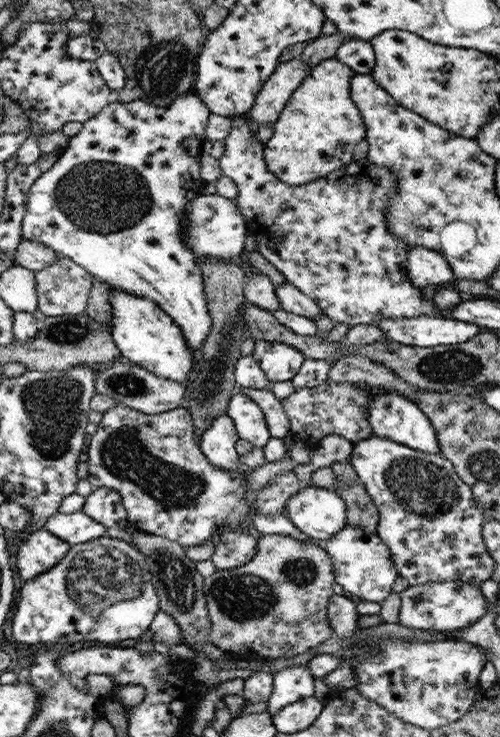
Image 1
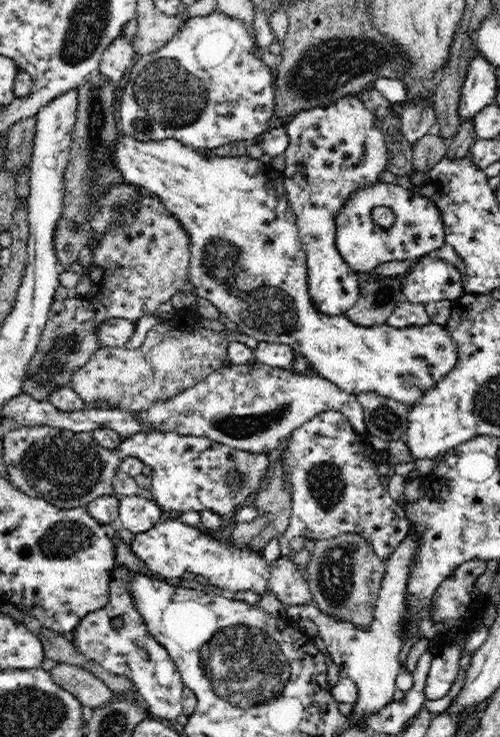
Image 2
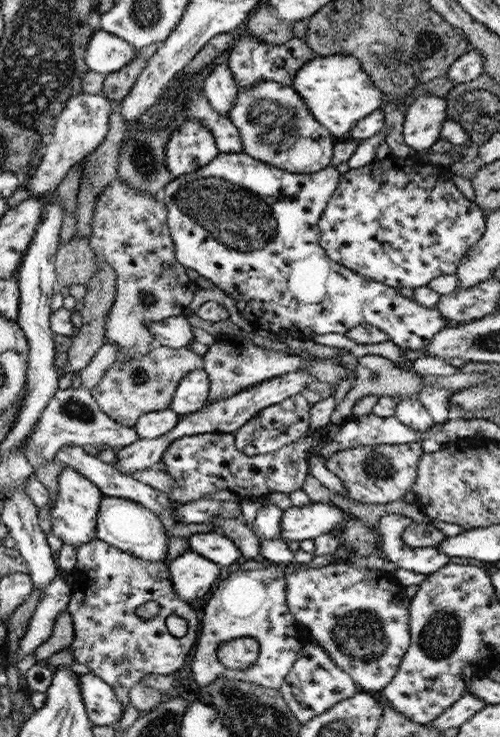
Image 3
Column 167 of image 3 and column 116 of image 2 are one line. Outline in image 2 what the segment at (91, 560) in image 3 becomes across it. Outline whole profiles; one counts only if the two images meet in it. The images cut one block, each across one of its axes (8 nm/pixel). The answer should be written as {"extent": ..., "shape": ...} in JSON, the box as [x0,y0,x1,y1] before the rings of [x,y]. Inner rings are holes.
{"extent":[69,565,185,721],"shape":[[[125,565],[114,566],[109,579],[108,605],[85,615],[69,637],[75,648],[90,661],[96,660],[112,674],[128,676],[136,684],[140,696],[146,700],[149,714],[173,721],[183,714],[182,697],[185,686],[168,651],[147,630],[147,624],[139,614],[138,604],[135,602],[134,589],[130,586],[132,580],[134,574]],[[114,618],[122,620],[120,628],[114,628]]]}

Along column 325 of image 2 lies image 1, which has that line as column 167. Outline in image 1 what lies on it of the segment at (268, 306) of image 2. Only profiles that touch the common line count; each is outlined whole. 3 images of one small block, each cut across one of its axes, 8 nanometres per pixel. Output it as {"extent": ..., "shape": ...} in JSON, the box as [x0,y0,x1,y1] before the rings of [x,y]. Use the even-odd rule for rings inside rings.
{"extent":[110,287,194,383],"shape":[[[112,287],[110,306],[112,306],[113,316],[111,322],[114,324],[113,338],[122,356],[126,356],[143,369],[157,374],[158,377],[179,383],[188,378],[194,358],[188,350],[185,332],[169,314],[166,314],[165,310],[162,310],[162,307],[158,306],[157,302],[126,293],[120,287],[118,289]]]}

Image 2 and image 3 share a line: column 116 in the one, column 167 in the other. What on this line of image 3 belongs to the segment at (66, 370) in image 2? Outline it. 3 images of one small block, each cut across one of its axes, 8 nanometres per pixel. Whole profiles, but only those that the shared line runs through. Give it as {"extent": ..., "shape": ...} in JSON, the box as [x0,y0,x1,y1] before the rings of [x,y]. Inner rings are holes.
{"extent":[89,180,194,363],"shape":[[[119,180],[106,186],[96,201],[89,245],[95,258],[108,262],[117,274],[117,296],[105,322],[107,341],[119,346],[116,361],[125,363],[148,355],[154,345],[148,346],[147,326],[154,321],[186,316],[194,298],[194,294],[170,294],[192,292],[192,280],[176,262],[165,204]]]}

